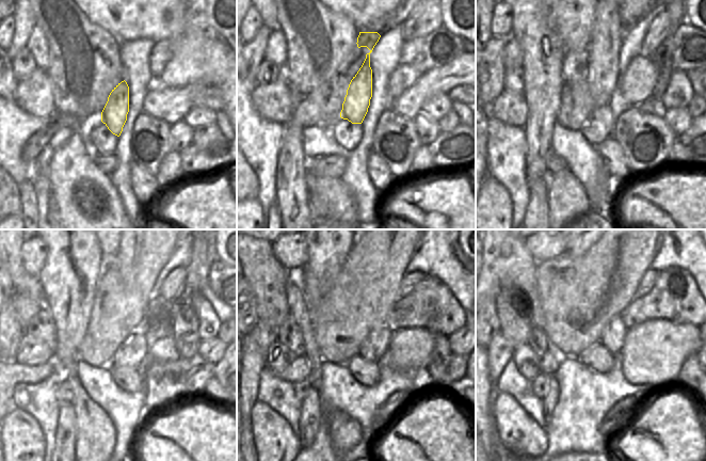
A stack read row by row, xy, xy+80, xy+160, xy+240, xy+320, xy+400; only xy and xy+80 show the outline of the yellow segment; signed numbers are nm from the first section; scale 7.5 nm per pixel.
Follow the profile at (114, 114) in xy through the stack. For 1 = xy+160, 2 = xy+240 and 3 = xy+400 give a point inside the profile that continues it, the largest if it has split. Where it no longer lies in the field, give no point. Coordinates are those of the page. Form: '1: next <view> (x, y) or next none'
1: next xy+160 (604, 49)
2: next xy+240 (128, 252)
3: next none

